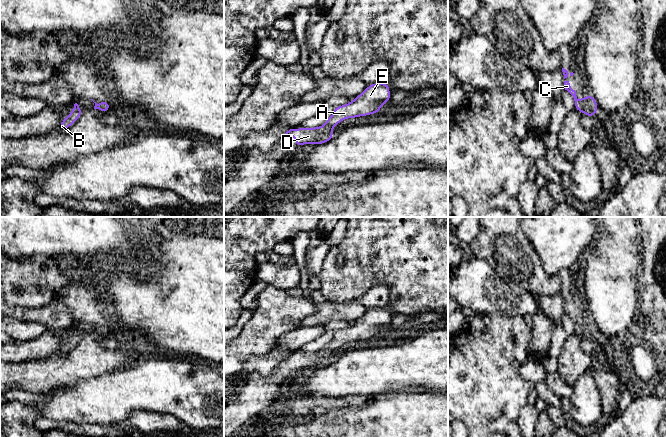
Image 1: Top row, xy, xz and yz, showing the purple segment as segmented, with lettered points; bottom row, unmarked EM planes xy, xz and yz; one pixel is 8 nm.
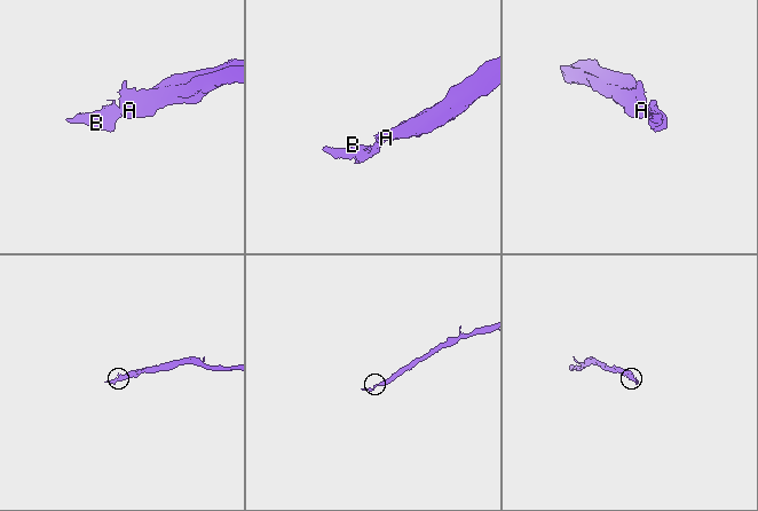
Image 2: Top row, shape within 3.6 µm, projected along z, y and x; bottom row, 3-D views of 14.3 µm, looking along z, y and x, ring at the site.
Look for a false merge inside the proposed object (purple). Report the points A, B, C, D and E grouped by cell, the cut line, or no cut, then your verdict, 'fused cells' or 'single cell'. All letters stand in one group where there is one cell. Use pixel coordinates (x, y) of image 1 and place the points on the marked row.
groups A B C D E; cut none; single cell

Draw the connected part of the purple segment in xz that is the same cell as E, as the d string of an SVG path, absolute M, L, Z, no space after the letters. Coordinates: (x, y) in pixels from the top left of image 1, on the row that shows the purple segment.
M387 82L371 84L347 105L335 107L333 114L324 122L323 127L303 129L300 125L298 129L287 131L284 136L291 137L294 132L296 147L308 143L312 145L326 143L333 139L332 128L343 119L350 117L355 119L359 116L368 116L381 112L381 106L391 100L389 88L390 86Z

